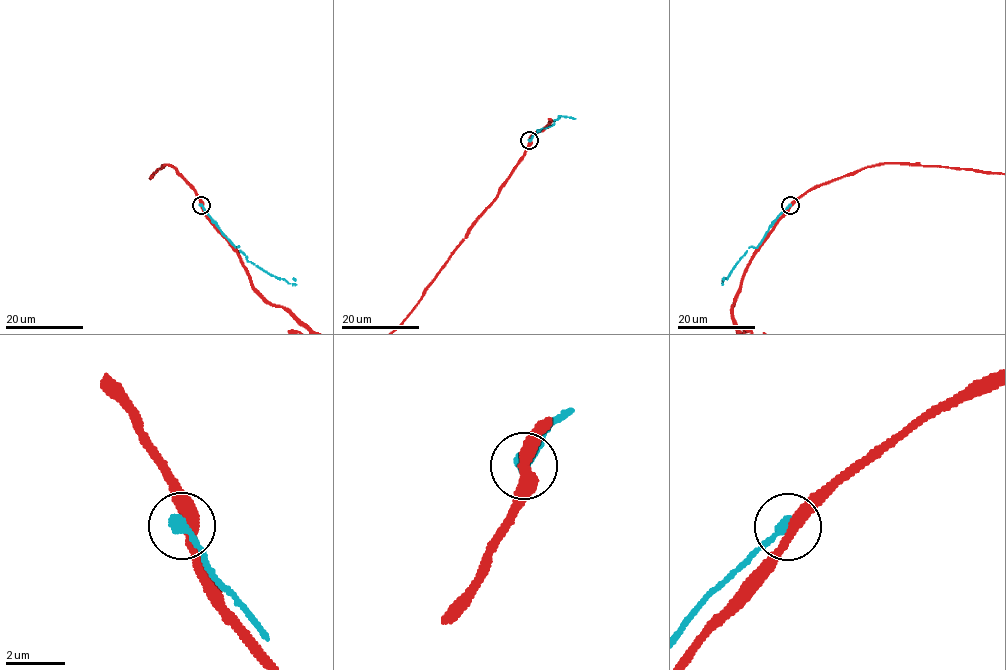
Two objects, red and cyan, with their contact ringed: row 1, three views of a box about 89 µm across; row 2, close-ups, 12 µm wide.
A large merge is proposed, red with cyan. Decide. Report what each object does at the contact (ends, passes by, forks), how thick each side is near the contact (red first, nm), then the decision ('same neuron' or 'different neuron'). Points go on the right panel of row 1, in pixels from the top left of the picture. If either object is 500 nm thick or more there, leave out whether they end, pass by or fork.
red passes by; cyan ends; calibres 380 and 360 nm; different neuron

